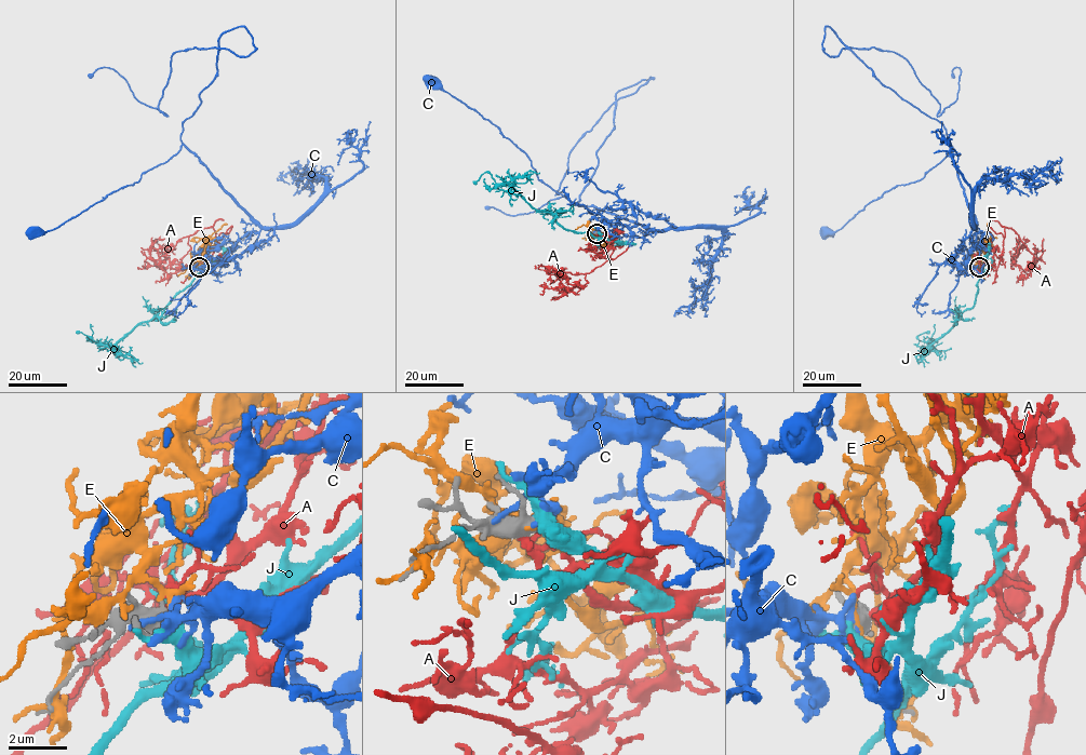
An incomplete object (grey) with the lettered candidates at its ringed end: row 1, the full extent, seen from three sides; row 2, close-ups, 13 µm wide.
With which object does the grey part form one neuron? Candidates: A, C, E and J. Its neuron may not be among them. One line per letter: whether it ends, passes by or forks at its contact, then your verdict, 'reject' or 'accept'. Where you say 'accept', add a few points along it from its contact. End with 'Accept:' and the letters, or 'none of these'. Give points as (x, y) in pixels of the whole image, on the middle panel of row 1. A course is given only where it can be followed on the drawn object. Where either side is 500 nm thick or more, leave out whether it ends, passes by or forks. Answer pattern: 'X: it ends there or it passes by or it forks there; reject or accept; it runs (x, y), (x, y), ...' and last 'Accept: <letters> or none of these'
A: it passes by; accept; it runs (597, 233), (614, 246), (629, 244), (615, 259), (586, 273), (582, 288), (552, 271)
C: it forks there; reject
E: it passes by; reject
J: it passes by; reject
Accept: A

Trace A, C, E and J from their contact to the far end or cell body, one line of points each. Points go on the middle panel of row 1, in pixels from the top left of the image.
A: (597, 233), (614, 246), (629, 244), (615, 259), (586, 273), (582, 288), (552, 271)
C: (598, 232), (613, 223), (639, 237), (658, 231), (555, 192), (496, 126), (431, 81)
E: (598, 232), (594, 233), (602, 240), (624, 241)
J: (597, 232), (603, 237), (566, 230), (549, 212), (536, 211), (510, 185), (498, 185), (486, 172), (473, 184)

